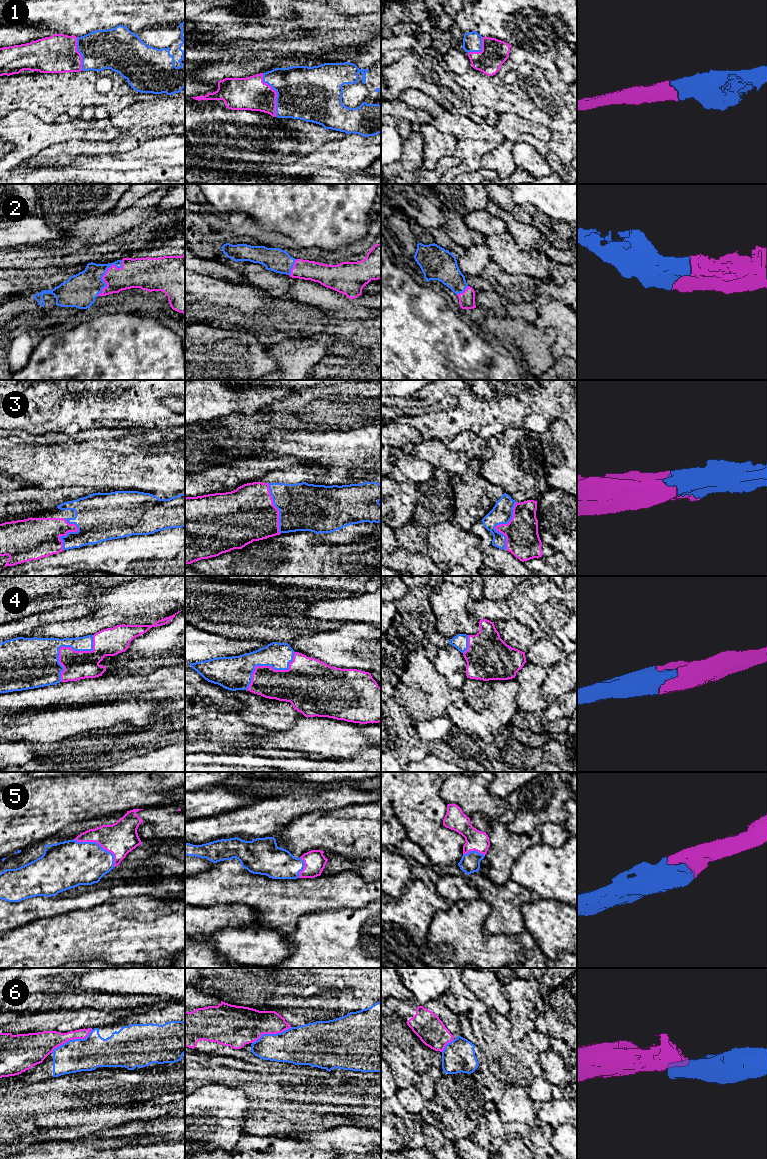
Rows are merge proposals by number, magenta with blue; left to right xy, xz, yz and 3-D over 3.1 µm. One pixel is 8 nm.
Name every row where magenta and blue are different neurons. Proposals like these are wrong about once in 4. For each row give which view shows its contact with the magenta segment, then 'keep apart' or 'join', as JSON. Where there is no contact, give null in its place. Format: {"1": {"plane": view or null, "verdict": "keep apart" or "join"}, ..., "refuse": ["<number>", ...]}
{"1": {"plane": "xz", "verdict": "join"}, "2": {"plane": "xy", "verdict": "join"}, "3": {"plane": "yz", "verdict": "join"}, "4": {"plane": "xy", "verdict": "join"}, "5": {"plane": "xy", "verdict": "join"}, "6": {"plane": "xy", "verdict": "keep apart"}, "refuse": ["6"]}

